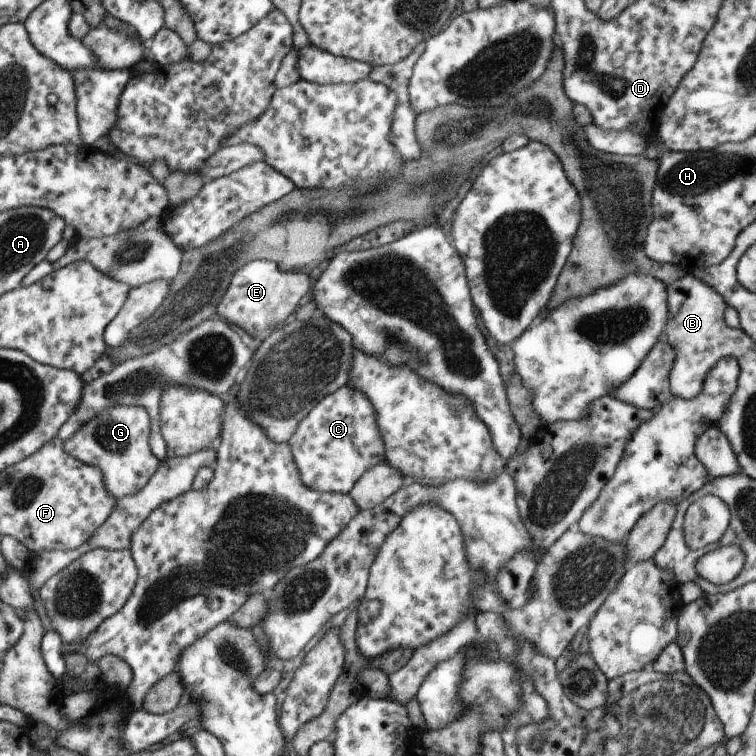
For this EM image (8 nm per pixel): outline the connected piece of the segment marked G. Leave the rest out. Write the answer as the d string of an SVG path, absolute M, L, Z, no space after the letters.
M114 405L100 411L64 441L65 450L80 462L102 470L109 493L116 498L136 494L161 463L149 445L151 420L142 405Z

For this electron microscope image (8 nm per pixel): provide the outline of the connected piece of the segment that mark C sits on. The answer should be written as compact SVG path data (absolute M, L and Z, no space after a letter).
M347 384L313 406L288 443L302 482L321 493L349 494L366 470L385 460L384 441L371 400Z

